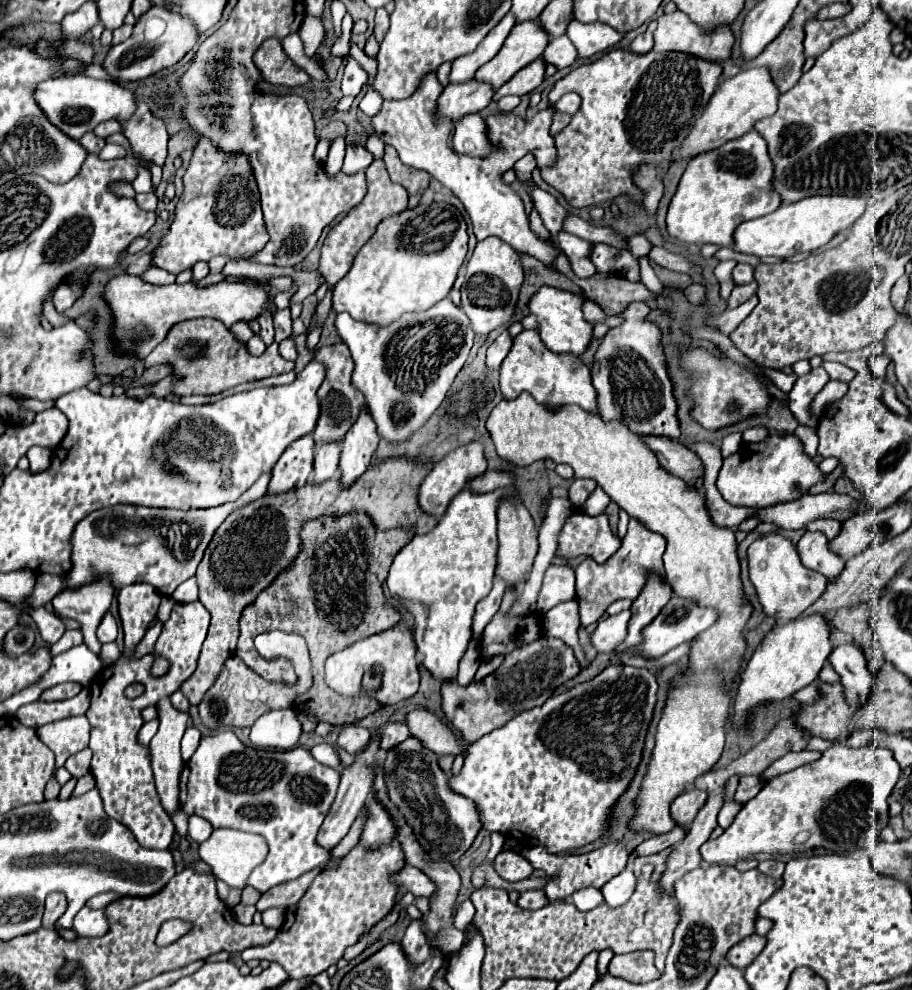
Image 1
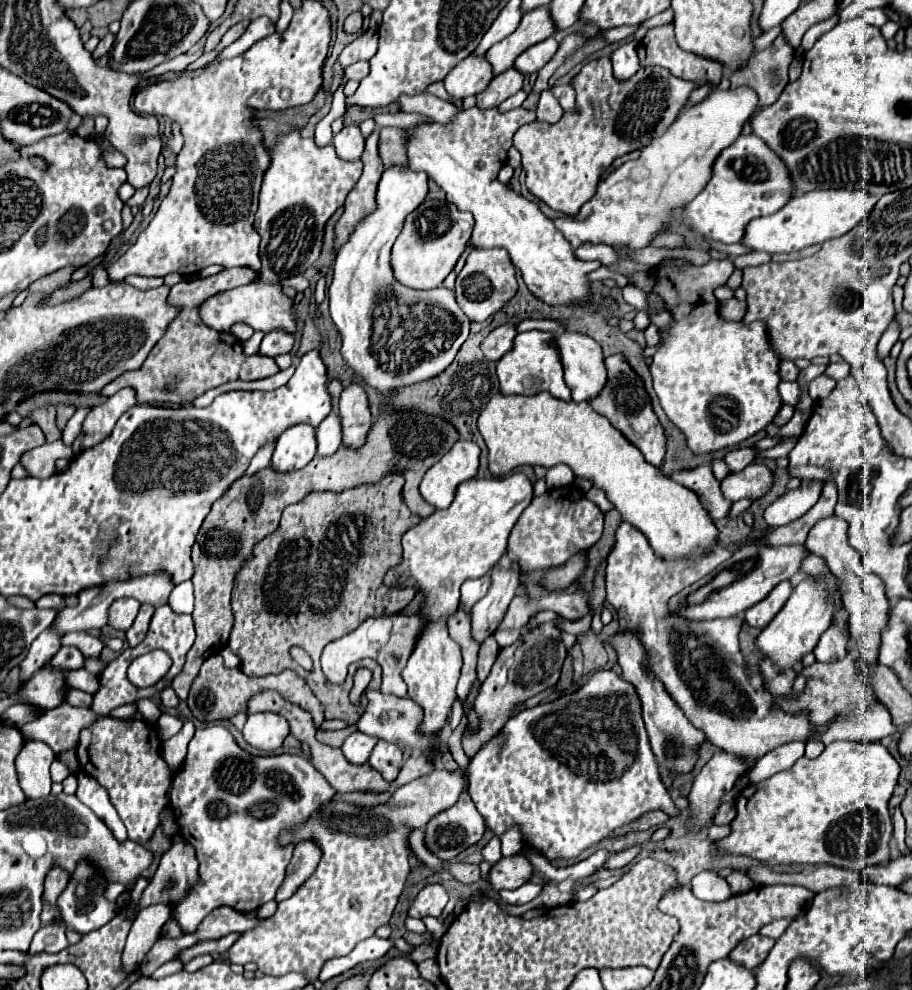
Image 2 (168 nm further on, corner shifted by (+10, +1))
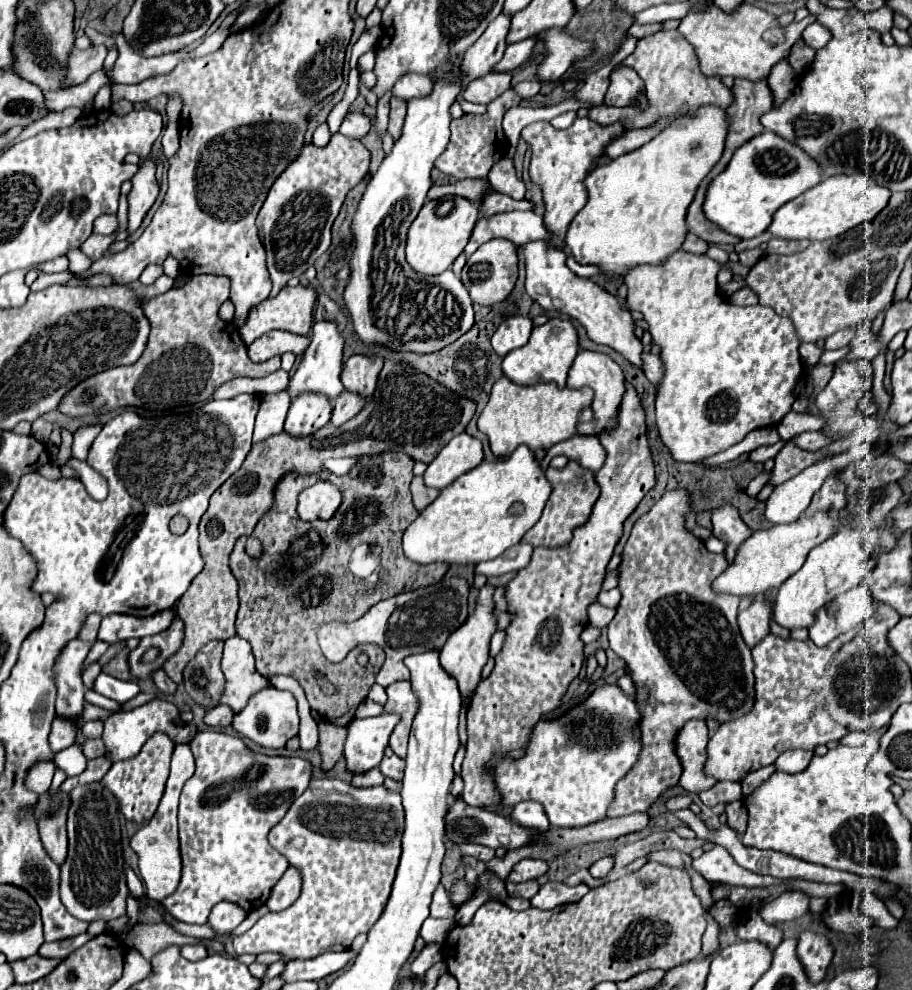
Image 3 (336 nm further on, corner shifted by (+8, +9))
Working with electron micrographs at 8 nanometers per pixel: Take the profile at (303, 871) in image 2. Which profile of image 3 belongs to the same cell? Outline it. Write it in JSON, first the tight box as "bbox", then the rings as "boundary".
{"bbox":[266,866,302,912],"boundary":[[[288,866],[284,876],[272,888],[266,906],[272,912],[280,912],[280,910],[288,908],[300,896],[300,888],[302,888],[302,874],[300,874],[300,870],[294,868],[294,866]]]}

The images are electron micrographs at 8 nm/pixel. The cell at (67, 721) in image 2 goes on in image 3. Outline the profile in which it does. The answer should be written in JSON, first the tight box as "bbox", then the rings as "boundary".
{"bbox":[48,716,78,752],"boundary":[[[60,716],[54,718],[52,730],[50,730],[50,738],[48,738],[50,748],[54,752],[60,752],[60,750],[64,750],[64,748],[68,748],[68,746],[74,744],[76,734],[78,734],[78,726],[76,724],[78,722],[72,720],[72,718],[68,718],[68,720],[60,718]]]}

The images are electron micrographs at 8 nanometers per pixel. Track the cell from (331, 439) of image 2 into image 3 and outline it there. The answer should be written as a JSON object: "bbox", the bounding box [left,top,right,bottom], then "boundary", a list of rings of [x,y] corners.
{"bbox":[330,392,364,426],"boundary":[[[342,392],[340,398],[334,402],[334,410],[332,410],[330,424],[332,426],[342,426],[350,418],[354,418],[362,408],[364,408],[364,400],[358,394]]]}

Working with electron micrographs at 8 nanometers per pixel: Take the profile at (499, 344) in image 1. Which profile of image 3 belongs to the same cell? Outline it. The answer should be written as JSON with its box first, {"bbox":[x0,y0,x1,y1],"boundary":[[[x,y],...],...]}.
{"bbox":[492,316,532,356],"boundary":[[[526,316],[506,318],[492,336],[492,348],[498,356],[506,356],[510,350],[520,348],[528,342],[532,330],[532,320]]]}

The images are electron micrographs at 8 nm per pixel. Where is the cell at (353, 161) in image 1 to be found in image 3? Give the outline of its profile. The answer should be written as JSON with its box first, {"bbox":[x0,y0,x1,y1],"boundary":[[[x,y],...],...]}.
{"bbox":[340,112,370,138],"boundary":[[[348,112],[342,126],[340,126],[340,134],[348,136],[348,138],[364,138],[370,130],[370,118],[364,116],[362,112]]]}

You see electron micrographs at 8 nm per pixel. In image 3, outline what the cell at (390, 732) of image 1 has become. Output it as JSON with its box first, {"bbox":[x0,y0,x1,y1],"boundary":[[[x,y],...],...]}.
{"bbox":[378,746,404,780],"boundary":[[[390,746],[384,750],[384,758],[382,758],[382,762],[380,762],[378,768],[380,768],[380,772],[382,772],[384,776],[396,778],[396,780],[402,780],[402,776],[404,776],[404,760],[398,758],[398,756],[390,750]]]}

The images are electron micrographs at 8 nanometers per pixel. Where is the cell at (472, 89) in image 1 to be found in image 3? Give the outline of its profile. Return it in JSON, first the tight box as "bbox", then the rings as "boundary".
{"bbox":[462,14,510,80],"boundary":[[[500,14],[492,26],[468,48],[462,58],[462,72],[468,80],[482,78],[494,70],[506,50],[506,32],[510,28],[510,16]]]}

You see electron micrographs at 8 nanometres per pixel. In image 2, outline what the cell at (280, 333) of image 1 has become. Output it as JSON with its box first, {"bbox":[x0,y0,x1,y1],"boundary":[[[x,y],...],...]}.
{"bbox":[258,332,294,358],"boundary":[[[272,332],[272,334],[264,336],[258,354],[268,356],[268,358],[276,358],[280,354],[288,354],[292,350],[292,346],[294,346],[294,336],[282,334],[282,332]]]}

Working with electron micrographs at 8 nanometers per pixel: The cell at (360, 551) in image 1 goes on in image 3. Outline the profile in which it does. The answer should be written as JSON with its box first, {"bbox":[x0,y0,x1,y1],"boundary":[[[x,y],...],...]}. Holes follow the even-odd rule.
{"bbox":[230,452,448,726],"boundary":[[[384,452],[378,456],[366,458],[346,476],[336,476],[330,472],[320,472],[320,474],[310,474],[310,476],[298,476],[298,474],[284,476],[276,486],[276,502],[274,502],[272,510],[256,524],[254,532],[250,534],[252,538],[260,540],[260,544],[262,544],[260,558],[248,556],[248,552],[246,552],[248,536],[242,536],[236,542],[234,552],[230,556],[230,568],[238,580],[238,596],[240,596],[236,634],[250,642],[254,658],[256,658],[256,670],[262,676],[286,674],[286,676],[296,678],[300,682],[300,686],[304,688],[312,710],[320,712],[328,722],[332,722],[336,726],[348,726],[354,720],[354,712],[356,712],[358,704],[366,700],[368,688],[374,684],[374,678],[384,662],[384,650],[380,650],[380,646],[362,644],[362,646],[354,648],[350,652],[350,656],[346,656],[342,662],[332,664],[324,658],[324,654],[320,654],[320,646],[316,642],[318,628],[328,622],[356,620],[356,618],[364,616],[368,612],[368,608],[380,600],[392,598],[400,592],[412,592],[416,588],[432,586],[432,584],[440,582],[444,572],[448,570],[448,566],[444,566],[444,564],[416,566],[402,552],[402,534],[408,528],[408,524],[418,516],[418,510],[412,504],[412,496],[410,496],[410,488],[408,488],[410,480],[412,480],[412,464],[414,464],[414,460],[408,454]],[[316,482],[336,484],[338,490],[342,492],[342,504],[330,520],[304,522],[296,514],[298,494]],[[368,542],[378,542],[378,546],[382,548],[380,566],[372,572],[372,576],[358,578],[348,570],[348,558],[358,544],[368,544]],[[362,652],[366,652],[370,656],[370,662],[364,668],[356,662],[356,658]],[[314,670],[320,670],[336,686],[334,696],[326,696],[320,692],[320,688],[314,680]]]}

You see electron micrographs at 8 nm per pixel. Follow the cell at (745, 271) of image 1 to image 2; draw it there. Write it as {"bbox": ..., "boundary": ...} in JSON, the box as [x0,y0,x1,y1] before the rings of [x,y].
{"bbox":[648,260,782,454],"boundary":[[[710,260],[704,266],[694,266],[690,262],[682,266],[660,264],[648,272],[656,280],[650,292],[660,296],[666,310],[672,314],[672,322],[660,328],[660,346],[654,354],[654,362],[650,364],[650,372],[660,404],[670,422],[684,434],[686,446],[690,446],[694,454],[710,454],[730,448],[766,428],[782,406],[782,398],[778,394],[780,356],[768,342],[766,322],[728,322],[720,316],[714,290],[726,284],[734,272],[732,260]]]}

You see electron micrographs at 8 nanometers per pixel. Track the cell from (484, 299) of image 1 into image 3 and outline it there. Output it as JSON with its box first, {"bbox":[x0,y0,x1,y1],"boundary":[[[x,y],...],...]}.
{"bbox":[462,238,518,306],"boundary":[[[496,238],[492,242],[486,242],[472,254],[462,268],[462,282],[472,298],[474,304],[480,306],[494,306],[512,292],[514,284],[518,278],[518,256],[516,256],[516,246],[504,238]]]}

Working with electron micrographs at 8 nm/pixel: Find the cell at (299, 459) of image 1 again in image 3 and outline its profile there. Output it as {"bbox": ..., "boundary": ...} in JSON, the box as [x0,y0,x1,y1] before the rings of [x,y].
{"bbox":[284,394,332,438],"boundary":[[[300,394],[294,398],[288,410],[284,432],[294,438],[304,438],[328,424],[332,404],[322,394]]]}

